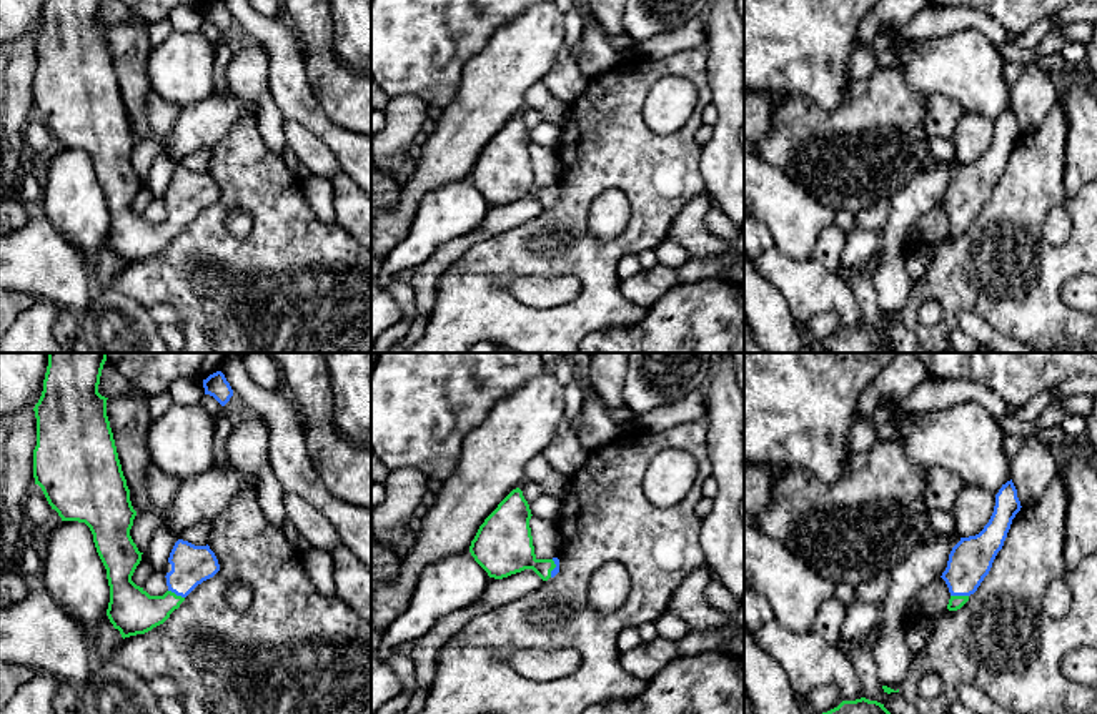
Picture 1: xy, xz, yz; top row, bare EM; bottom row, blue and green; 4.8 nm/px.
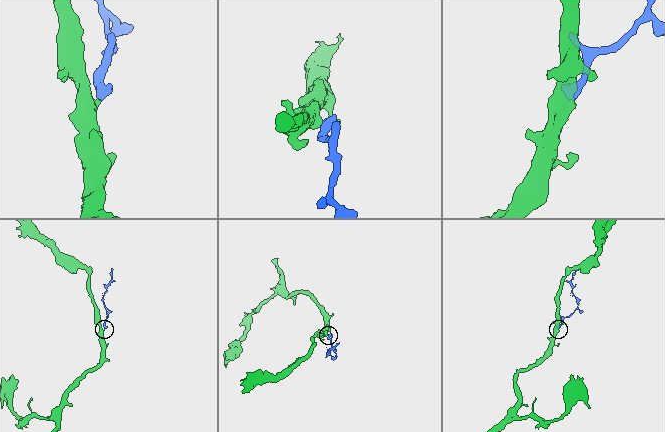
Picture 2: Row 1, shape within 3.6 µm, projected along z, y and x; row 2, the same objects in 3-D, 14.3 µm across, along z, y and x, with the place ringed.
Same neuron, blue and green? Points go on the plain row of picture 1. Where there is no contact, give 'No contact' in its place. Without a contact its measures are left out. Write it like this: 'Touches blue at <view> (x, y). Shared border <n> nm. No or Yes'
Touches blue at yz (959, 222). Shared border 90 nm. Yes

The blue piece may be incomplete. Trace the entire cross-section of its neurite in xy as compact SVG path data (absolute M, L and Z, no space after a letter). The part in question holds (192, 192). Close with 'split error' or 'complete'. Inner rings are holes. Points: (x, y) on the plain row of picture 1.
M45 0L43 18L33 35L37 45L33 105L62 148L78 148L90 155L110 213L107 243L125 266L163 251L198 211L220 198L220 191L208 171L195 173L178 166L168 185L171 198L165 203L168 218L163 223L150 223L132 208L143 180L130 163L137 138L130 128L107 43L108 25L98 20L100 3L102 0Z; split error

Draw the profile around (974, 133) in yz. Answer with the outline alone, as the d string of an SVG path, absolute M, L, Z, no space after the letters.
M967 113L959 118L952 143L956 160L960 165L979 161L989 150L995 133L995 121L980 113Z

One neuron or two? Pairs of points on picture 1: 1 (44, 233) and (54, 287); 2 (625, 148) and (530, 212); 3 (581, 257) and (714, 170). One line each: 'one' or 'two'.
1: one
2: two
3: two

